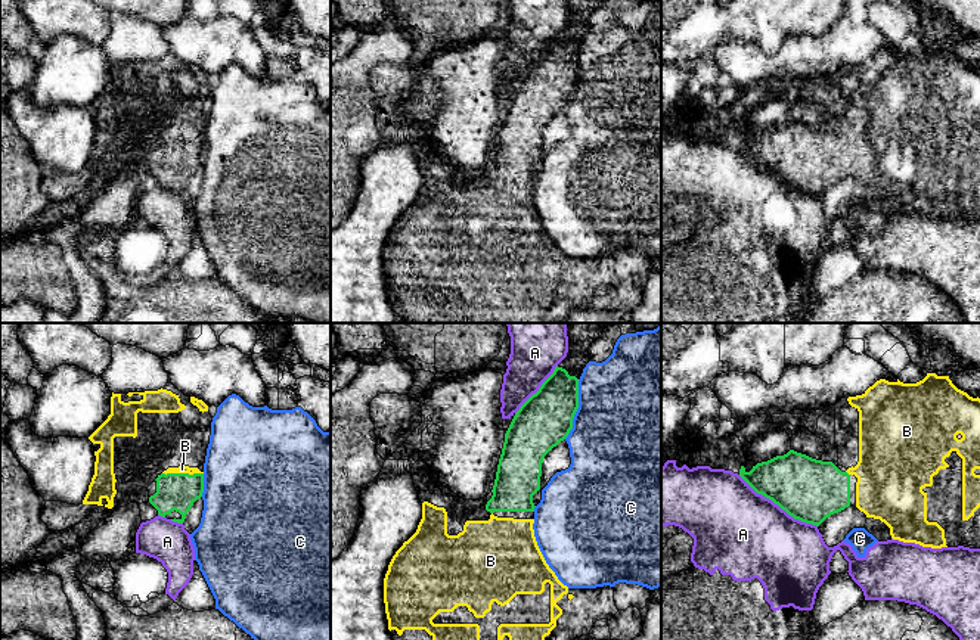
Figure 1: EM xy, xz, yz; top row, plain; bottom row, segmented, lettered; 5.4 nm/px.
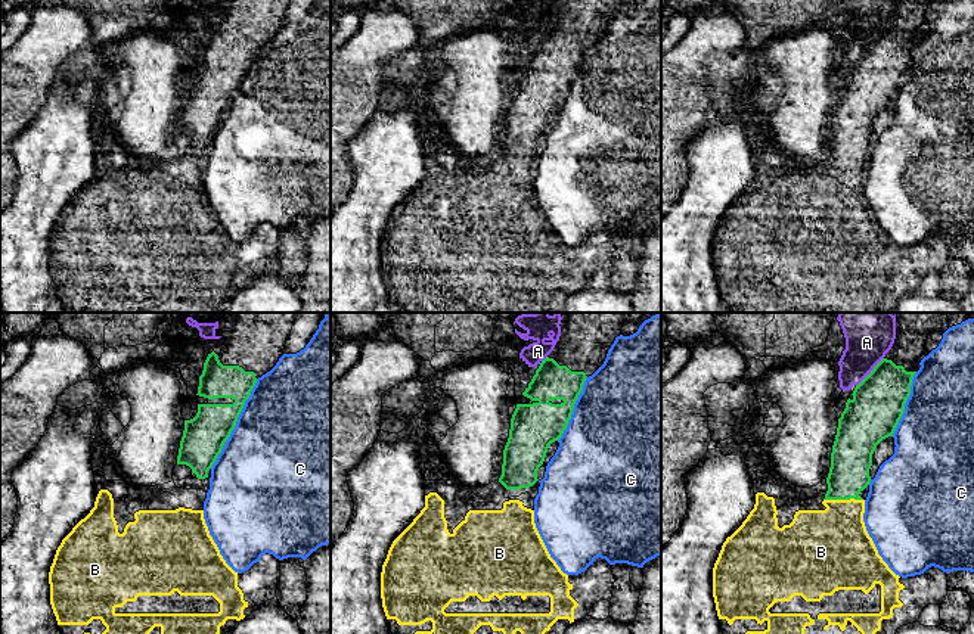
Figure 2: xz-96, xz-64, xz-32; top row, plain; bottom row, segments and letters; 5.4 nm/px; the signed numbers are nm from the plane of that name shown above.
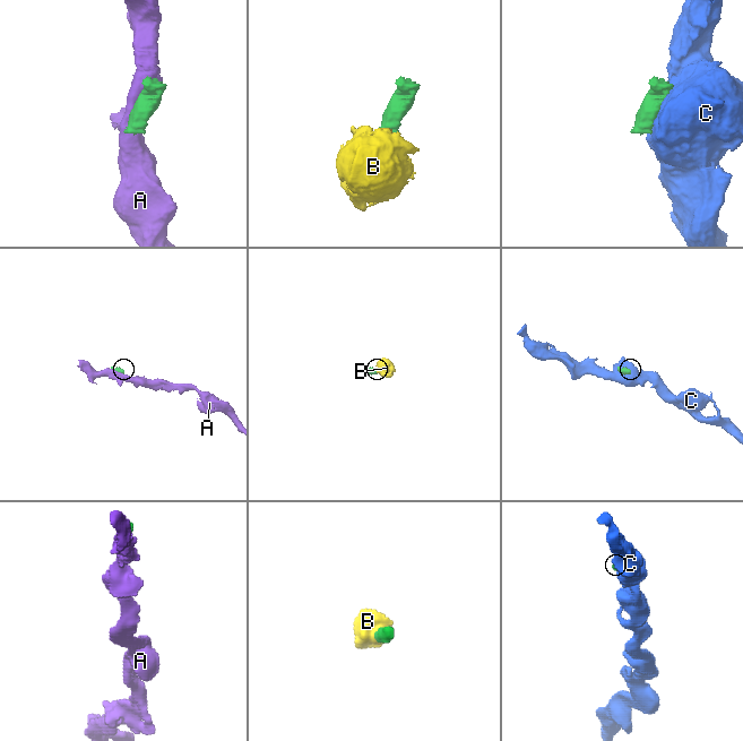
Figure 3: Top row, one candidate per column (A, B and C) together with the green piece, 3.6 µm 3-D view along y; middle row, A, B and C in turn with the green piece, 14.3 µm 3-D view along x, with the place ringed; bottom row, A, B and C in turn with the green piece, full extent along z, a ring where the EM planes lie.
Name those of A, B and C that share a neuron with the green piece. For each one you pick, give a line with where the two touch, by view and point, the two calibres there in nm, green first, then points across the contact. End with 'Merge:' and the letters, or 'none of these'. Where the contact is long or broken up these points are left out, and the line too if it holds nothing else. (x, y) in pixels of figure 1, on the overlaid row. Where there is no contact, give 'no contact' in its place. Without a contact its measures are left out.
B: meets green in xy at (183, 474); 200 nm thick on the green side, 50 nm on the other
Merge: B

